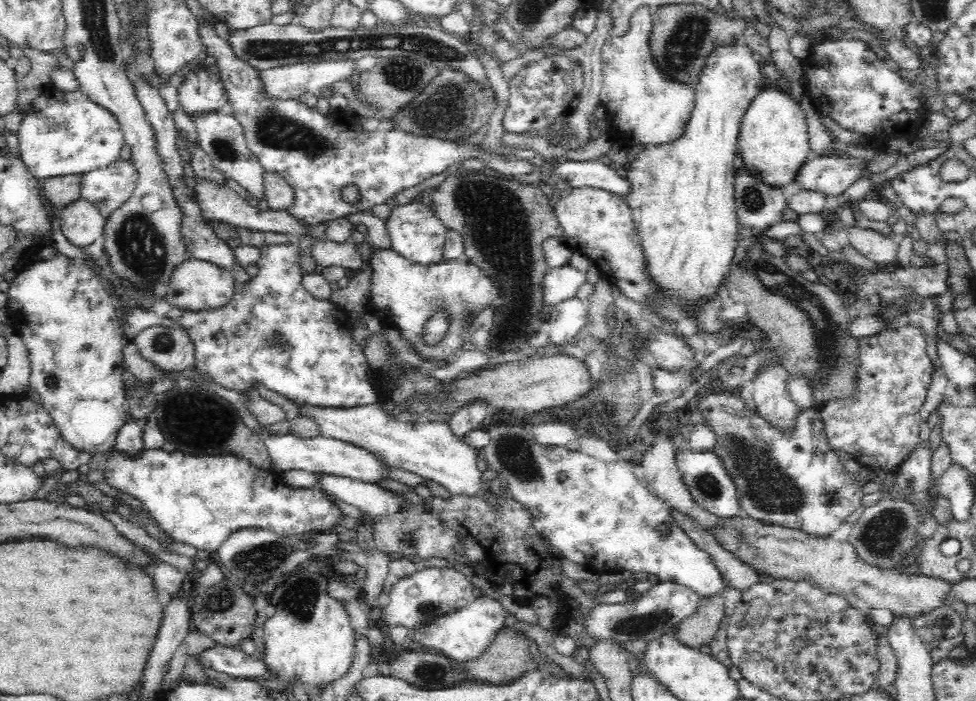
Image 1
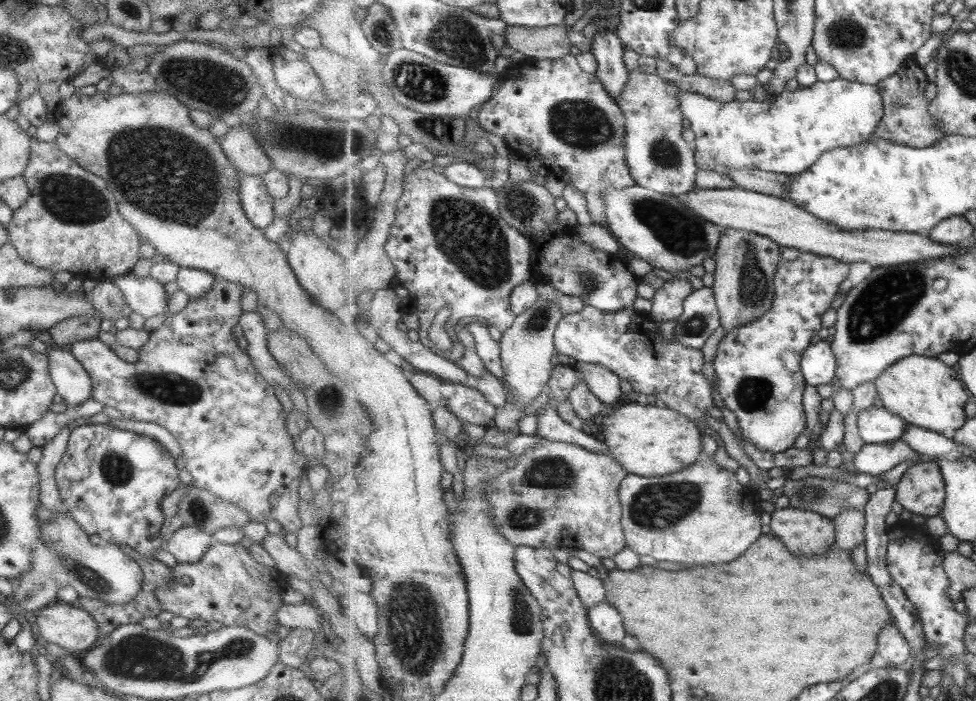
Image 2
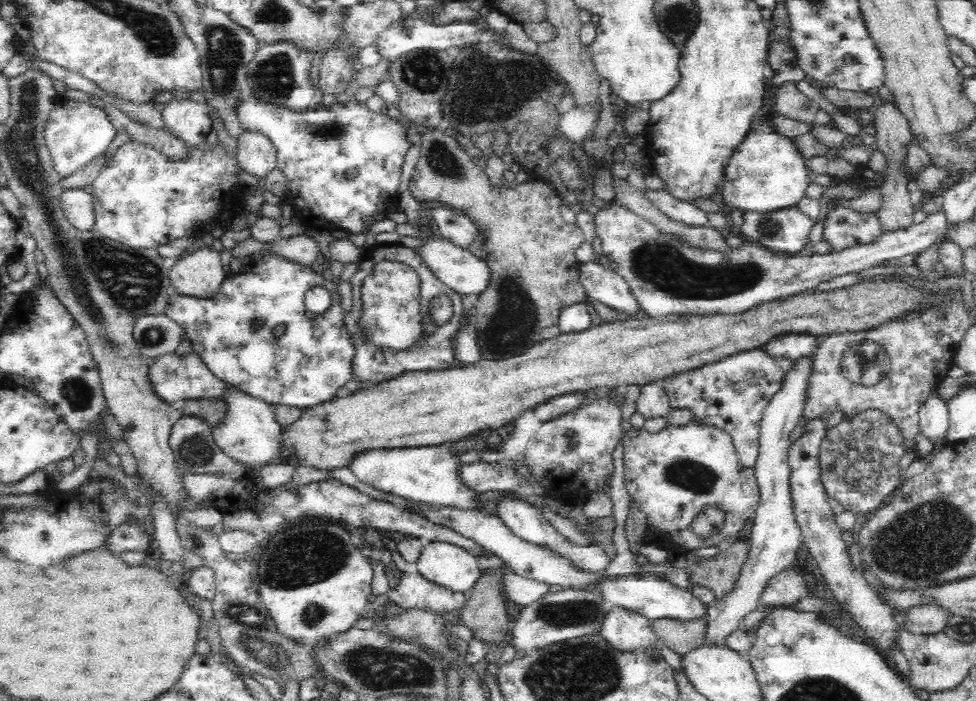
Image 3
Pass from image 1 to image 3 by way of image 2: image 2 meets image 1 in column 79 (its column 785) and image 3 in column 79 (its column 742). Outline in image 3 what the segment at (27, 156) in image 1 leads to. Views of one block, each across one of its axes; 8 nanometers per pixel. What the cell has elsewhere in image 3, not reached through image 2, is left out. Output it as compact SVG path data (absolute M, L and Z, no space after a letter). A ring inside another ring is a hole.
M60 99L58 106L51 112L46 125L45 140L53 166L60 179L67 178L83 168L98 154L102 154L113 142L117 133L106 119L100 108L94 108L89 102Z

